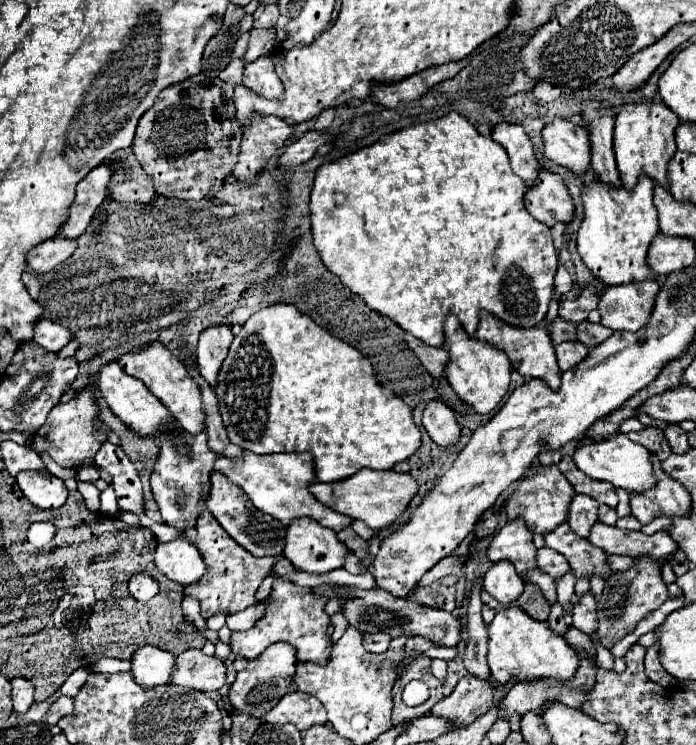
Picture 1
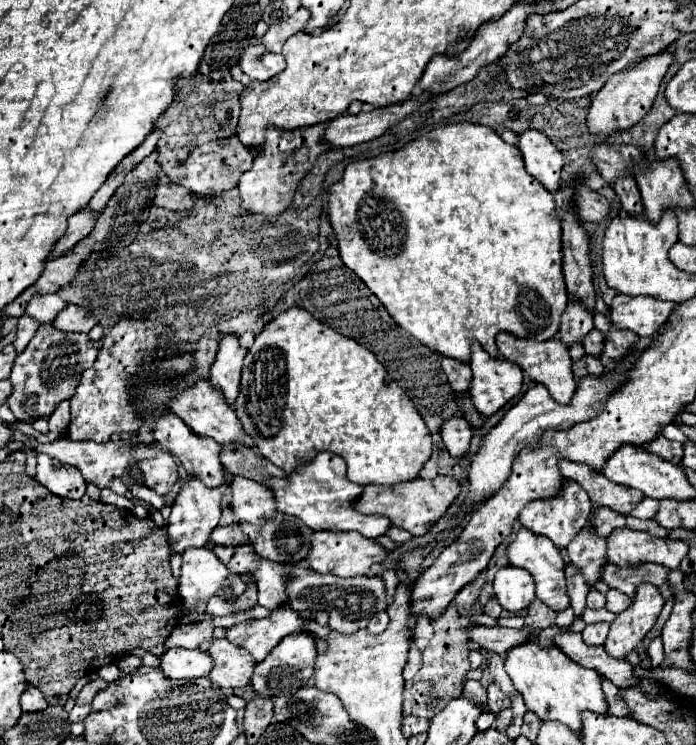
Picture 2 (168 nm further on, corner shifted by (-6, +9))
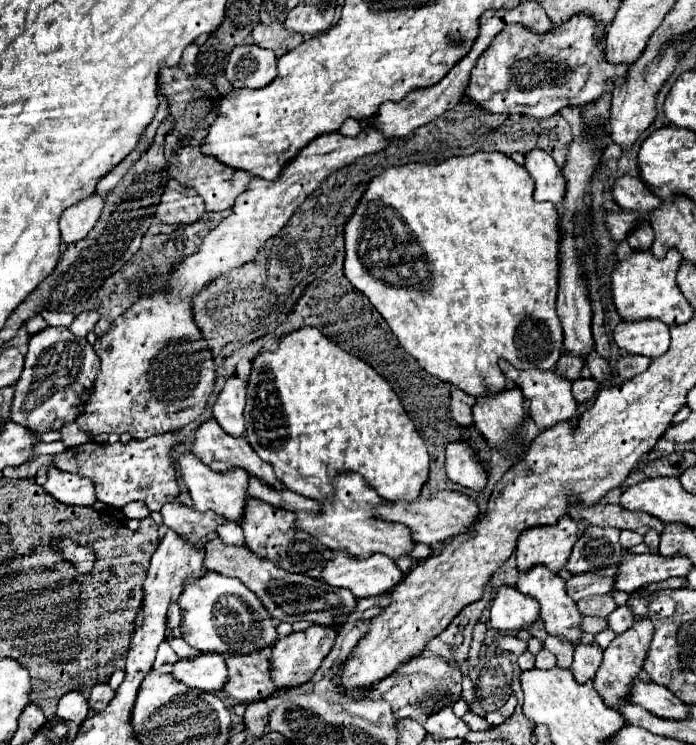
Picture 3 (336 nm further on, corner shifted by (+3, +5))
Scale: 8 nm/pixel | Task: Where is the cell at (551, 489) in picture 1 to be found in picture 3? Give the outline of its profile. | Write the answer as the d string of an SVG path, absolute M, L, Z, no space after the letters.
M564 514L552 526L528 528L520 532L516 546L518 570L528 570L536 564L544 564L548 570L558 572L566 566L572 546L586 528L588 524L584 524L584 520L572 520L568 514Z

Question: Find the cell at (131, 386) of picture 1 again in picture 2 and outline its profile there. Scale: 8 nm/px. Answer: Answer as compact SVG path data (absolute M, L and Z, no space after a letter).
M161 412L161 416L157 418L157 424L155 424L155 432L153 432L153 444L159 446L159 448L165 448L169 450L173 456L177 456L181 460L181 464L185 466L187 474L193 476L193 478L199 478L207 488L217 488L221 484L229 484L231 482L231 476L225 474L225 466L221 464L219 460L219 454L223 450L221 444L217 444L215 440L209 440L209 438L203 438L203 436L197 436L193 430L189 430L185 426L185 422L175 416L173 412Z

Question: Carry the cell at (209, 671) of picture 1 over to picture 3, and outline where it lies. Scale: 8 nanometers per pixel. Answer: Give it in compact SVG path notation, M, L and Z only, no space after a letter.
M268 648L256 654L224 656L228 664L228 684L224 684L222 692L242 704L274 694L276 686L272 684L268 674L268 658Z

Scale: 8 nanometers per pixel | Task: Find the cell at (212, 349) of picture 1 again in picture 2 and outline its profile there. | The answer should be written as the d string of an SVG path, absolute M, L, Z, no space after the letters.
M223 336L217 352L217 360L211 366L211 384L223 392L225 402L233 408L239 396L241 368L245 358L245 348L241 348L237 336Z

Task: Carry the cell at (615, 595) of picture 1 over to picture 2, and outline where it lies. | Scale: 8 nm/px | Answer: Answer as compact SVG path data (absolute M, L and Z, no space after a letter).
M641 584L633 604L617 614L615 622L611 624L611 632L605 642L605 650L611 658L625 660L629 652L637 652L639 642L645 634L655 626L665 600L657 596L657 588L651 584Z

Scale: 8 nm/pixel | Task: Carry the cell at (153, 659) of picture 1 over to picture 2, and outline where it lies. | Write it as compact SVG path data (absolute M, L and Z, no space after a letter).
M171 648L161 658L161 668L169 678L201 678L209 676L213 670L213 658L209 652L187 650L187 648Z

